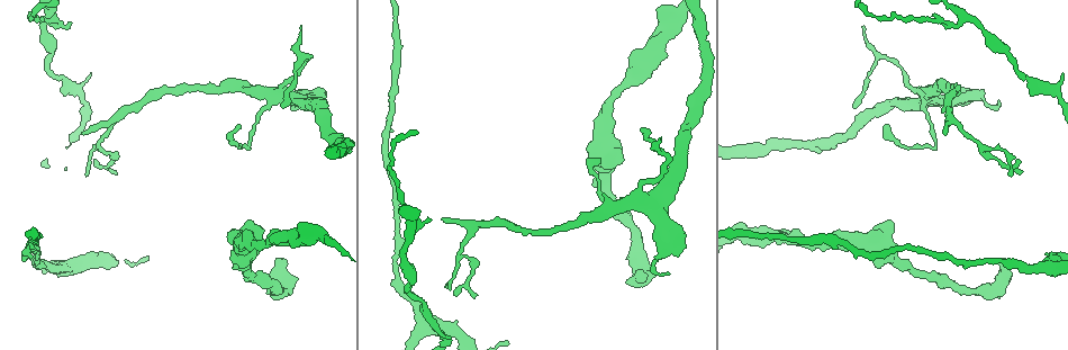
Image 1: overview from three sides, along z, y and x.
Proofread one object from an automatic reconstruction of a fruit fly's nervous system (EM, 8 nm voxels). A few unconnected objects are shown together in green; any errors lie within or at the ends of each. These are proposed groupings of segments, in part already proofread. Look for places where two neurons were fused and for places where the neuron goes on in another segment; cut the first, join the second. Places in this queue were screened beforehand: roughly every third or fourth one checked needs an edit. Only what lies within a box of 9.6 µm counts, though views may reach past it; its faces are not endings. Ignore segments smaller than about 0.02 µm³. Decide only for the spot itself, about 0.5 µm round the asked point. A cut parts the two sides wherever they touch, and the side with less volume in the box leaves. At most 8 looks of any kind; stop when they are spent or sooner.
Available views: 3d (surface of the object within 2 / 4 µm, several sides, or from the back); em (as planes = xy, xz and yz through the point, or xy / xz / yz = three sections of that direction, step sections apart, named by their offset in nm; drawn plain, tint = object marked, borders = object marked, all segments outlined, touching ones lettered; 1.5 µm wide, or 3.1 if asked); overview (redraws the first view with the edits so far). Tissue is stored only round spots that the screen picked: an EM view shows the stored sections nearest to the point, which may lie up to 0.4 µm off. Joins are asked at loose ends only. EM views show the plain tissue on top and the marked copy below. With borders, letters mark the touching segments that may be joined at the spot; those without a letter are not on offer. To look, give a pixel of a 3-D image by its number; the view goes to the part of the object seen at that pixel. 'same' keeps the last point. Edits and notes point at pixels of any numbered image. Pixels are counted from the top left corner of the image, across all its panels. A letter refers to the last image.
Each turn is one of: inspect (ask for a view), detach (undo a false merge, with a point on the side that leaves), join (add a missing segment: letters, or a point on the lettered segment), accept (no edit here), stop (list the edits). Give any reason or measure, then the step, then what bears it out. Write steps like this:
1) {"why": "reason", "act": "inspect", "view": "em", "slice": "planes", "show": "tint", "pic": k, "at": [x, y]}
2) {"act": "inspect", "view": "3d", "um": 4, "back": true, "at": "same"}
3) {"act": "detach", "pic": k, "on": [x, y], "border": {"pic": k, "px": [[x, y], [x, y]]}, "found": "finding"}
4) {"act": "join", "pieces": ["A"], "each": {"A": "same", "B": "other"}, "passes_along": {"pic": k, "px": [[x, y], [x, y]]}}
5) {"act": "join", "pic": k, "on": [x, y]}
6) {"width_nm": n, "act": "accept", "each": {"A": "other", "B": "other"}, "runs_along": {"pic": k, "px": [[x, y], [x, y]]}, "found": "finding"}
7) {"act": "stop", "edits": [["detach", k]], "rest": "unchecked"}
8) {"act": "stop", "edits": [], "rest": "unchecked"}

{"act": "inspect", "view": "em", "slice": "xz", "step": 4, "show": "tint", "pic": 1, "at": [994, 262]}

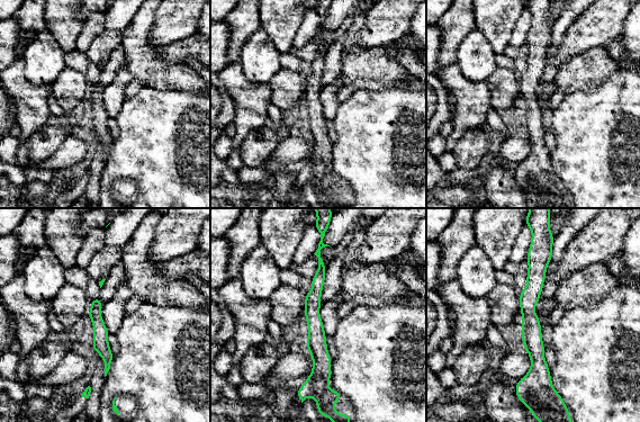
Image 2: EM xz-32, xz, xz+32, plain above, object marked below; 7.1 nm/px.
{"act": "inspect", "view": "em", "slice": "planes", "show": "borders", "at": "same"}

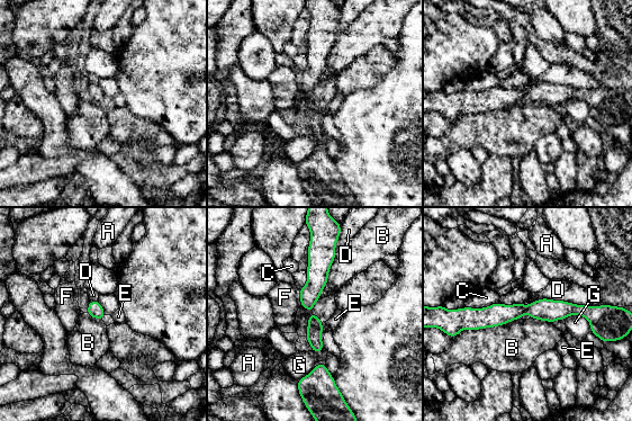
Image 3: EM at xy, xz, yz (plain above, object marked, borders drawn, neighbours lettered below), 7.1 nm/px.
{"act": "accept", "each": {"A": "other", "B": "other", "C": "other", "D": "other", "E": "other", "F": "other", "G": "other"}, "border": {"pic": 3, "px": [[518, 318], [495, 327], [477, 330]]}, "found": "one neuron here"}

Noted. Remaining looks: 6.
{"why": "free end", "act": "inspect", "view": "em", "slice": "xy", "step": 8, "show": "borders", "pic": 1, "at": [277, 259]}

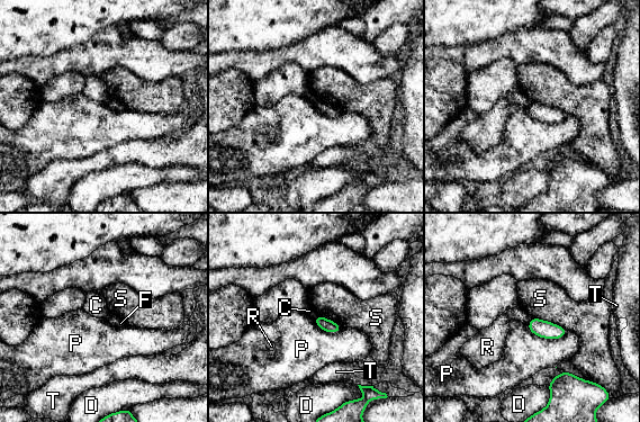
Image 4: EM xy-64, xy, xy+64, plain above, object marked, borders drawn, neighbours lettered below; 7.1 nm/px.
{"why": "cut it another way", "act": "inspect", "view": "em", "slice": "xz", "step": 4, "show": "borders", "at": "same"}

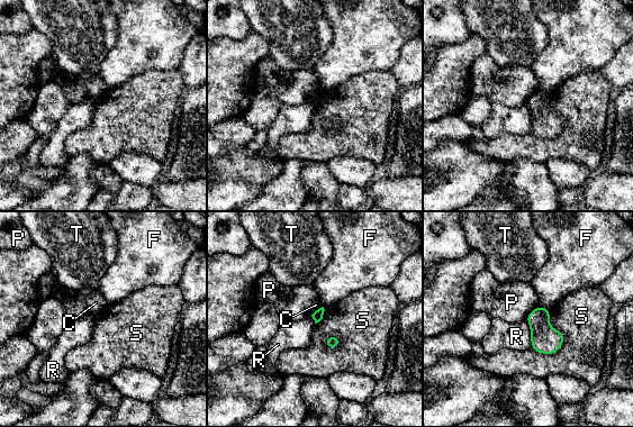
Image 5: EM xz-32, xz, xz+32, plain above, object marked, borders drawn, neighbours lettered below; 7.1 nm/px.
{"longest_contact_nm": ["S", 340], "act": "accept", "each": {"C": "other", "F": "other", "P": "other", "R": "other", "S": "other", "T": "other"}, "found": "none of them fits"}

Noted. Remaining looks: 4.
{"why": "long arm stops here", "act": "inspect", "view": "em", "slice": "planes", "show": "borders", "pic": 1, "at": [600, 160]}

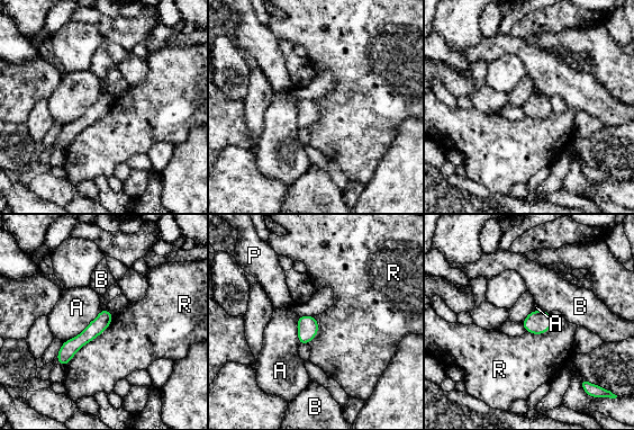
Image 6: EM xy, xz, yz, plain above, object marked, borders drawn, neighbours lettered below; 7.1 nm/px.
{"act": "accept", "each": {"A": "other", "B": "other", "P": "other", "R": "other"}, "found": "none of them fits"}

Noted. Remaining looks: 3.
{"act": "stop", "edits": [], "rest": "unchecked"}

